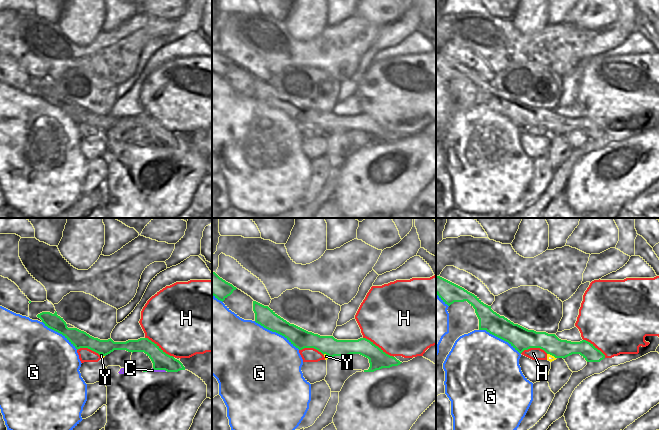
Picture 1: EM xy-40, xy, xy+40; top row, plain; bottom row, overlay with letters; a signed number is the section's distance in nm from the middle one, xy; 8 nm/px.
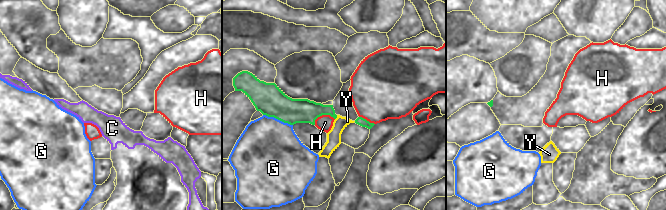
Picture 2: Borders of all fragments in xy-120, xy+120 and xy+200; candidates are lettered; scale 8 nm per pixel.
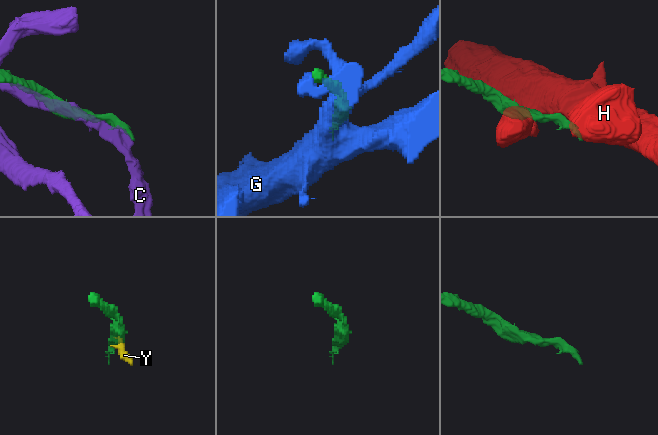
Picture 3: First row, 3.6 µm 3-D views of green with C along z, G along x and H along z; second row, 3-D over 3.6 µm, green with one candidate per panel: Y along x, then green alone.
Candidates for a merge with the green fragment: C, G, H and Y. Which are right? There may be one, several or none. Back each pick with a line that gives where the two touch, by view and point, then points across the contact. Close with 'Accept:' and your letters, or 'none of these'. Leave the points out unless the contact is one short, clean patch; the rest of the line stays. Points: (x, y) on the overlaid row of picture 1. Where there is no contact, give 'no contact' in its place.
Accept: none of these

